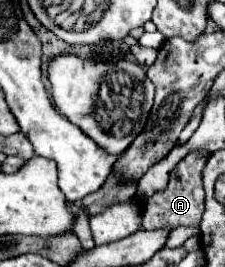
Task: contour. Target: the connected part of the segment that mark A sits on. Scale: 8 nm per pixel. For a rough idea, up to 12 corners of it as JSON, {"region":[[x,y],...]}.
{"region":[[193,150],[145,206],[143,228],[197,226],[205,210],[203,166]]}

